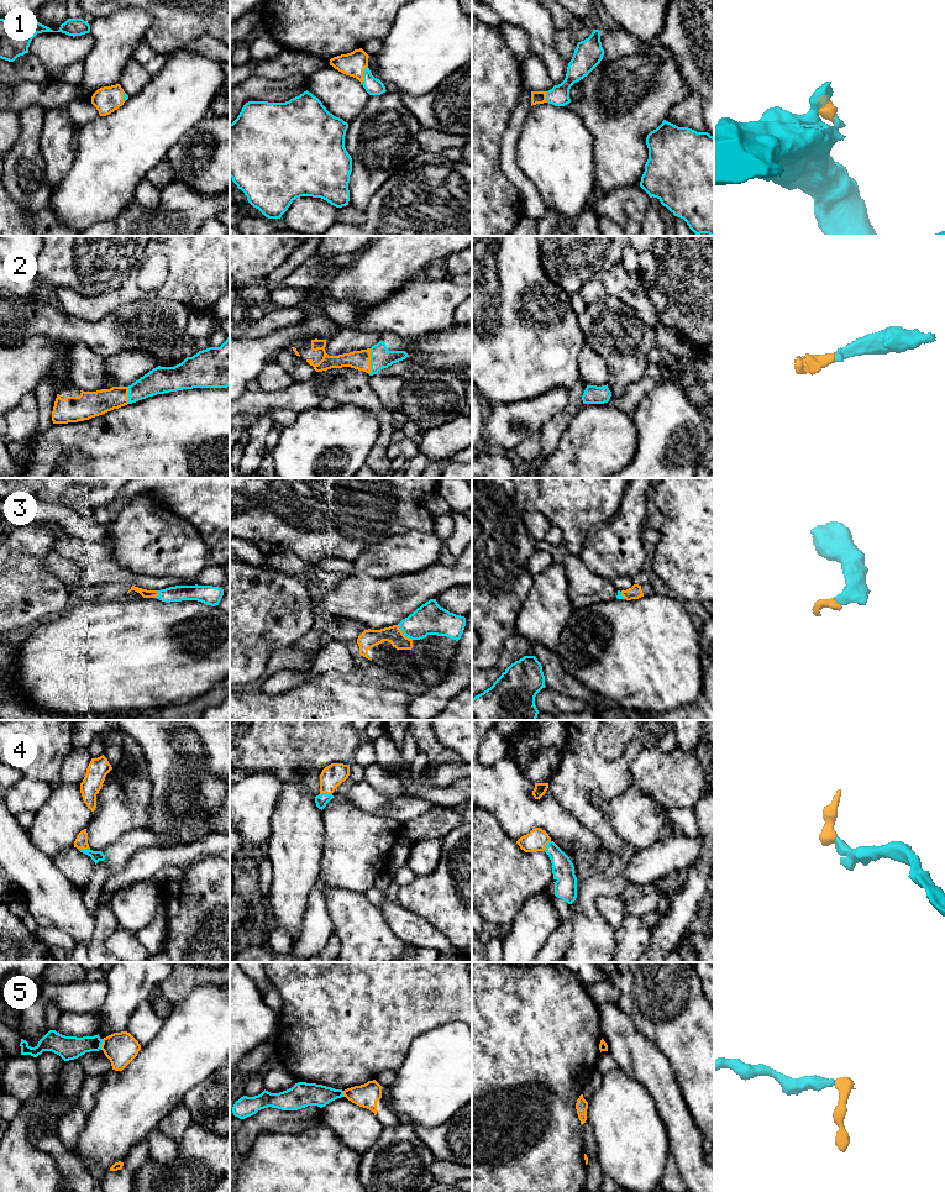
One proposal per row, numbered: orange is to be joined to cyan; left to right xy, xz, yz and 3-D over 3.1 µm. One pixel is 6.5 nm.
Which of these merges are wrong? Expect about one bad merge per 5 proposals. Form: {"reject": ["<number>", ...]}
{"reject": ["5"]}

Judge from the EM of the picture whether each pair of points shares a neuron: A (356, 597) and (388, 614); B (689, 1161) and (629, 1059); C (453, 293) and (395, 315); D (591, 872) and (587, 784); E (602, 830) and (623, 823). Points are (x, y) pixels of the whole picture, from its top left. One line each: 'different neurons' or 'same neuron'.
A: same neuron
B: same neuron
C: same neuron
D: same neuron
E: different neurons

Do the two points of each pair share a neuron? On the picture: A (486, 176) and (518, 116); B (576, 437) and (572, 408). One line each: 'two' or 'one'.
A: two
B: two

